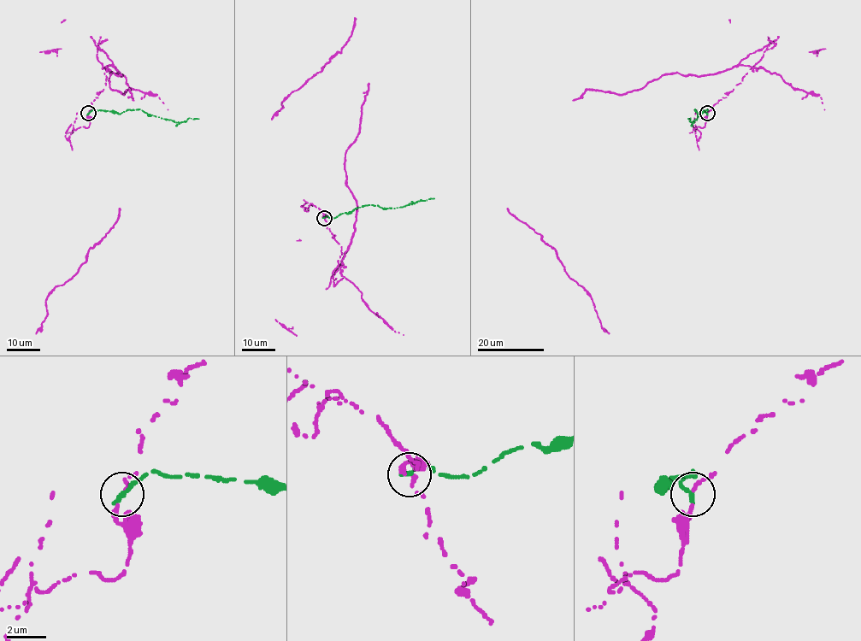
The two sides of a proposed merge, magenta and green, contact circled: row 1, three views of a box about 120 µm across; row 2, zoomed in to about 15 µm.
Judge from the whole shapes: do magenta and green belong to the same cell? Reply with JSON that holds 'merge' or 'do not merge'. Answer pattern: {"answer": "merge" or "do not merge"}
{"answer": "do not merge"}

